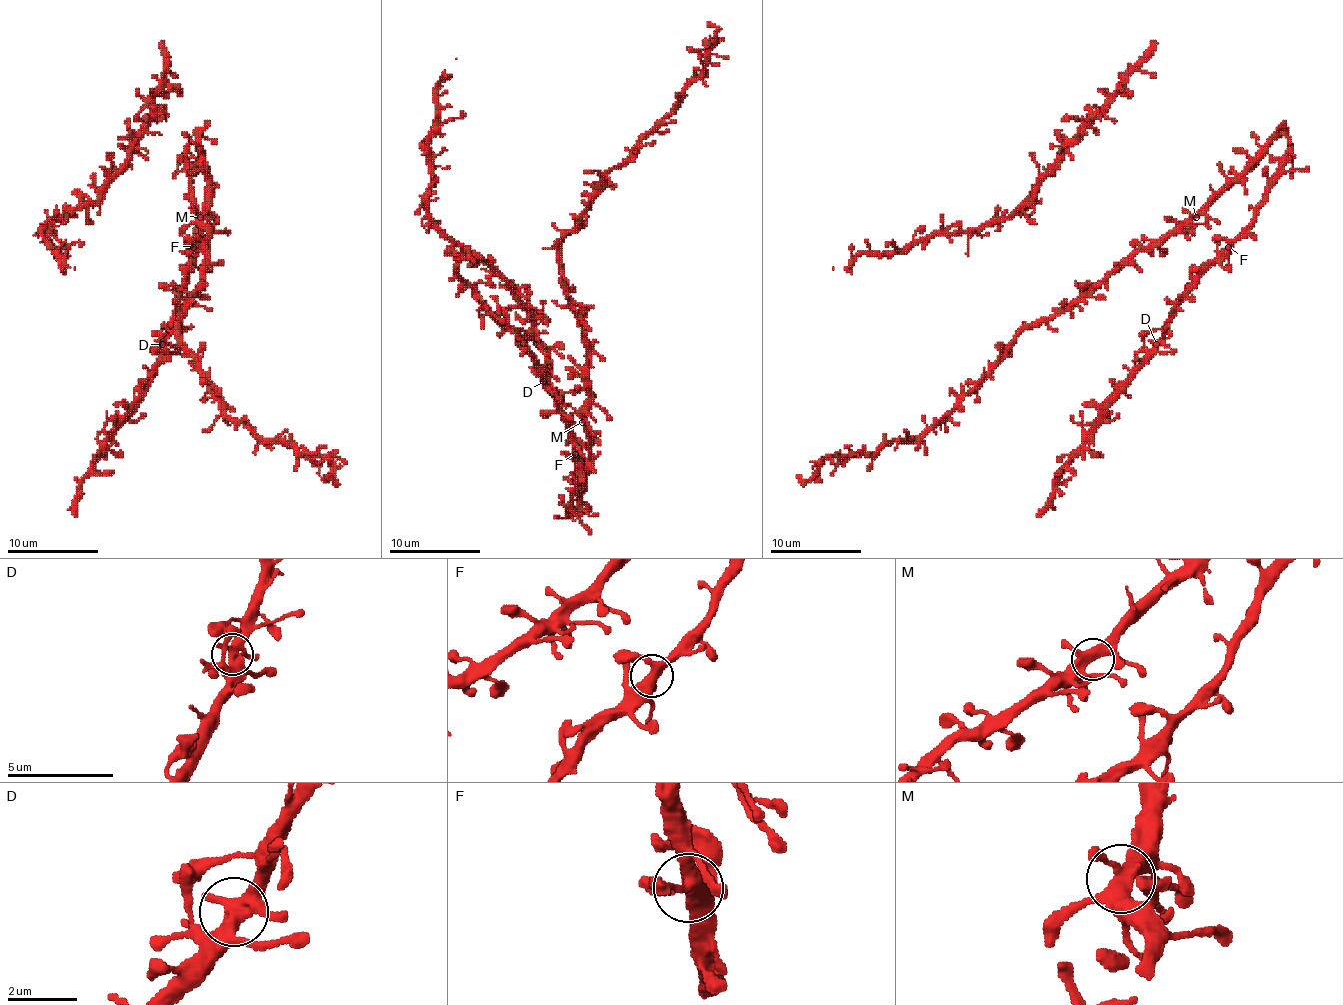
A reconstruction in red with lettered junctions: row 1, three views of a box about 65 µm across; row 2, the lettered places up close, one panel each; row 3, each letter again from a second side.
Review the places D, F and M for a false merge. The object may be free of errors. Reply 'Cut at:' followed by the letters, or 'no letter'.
Cut at: no letter

